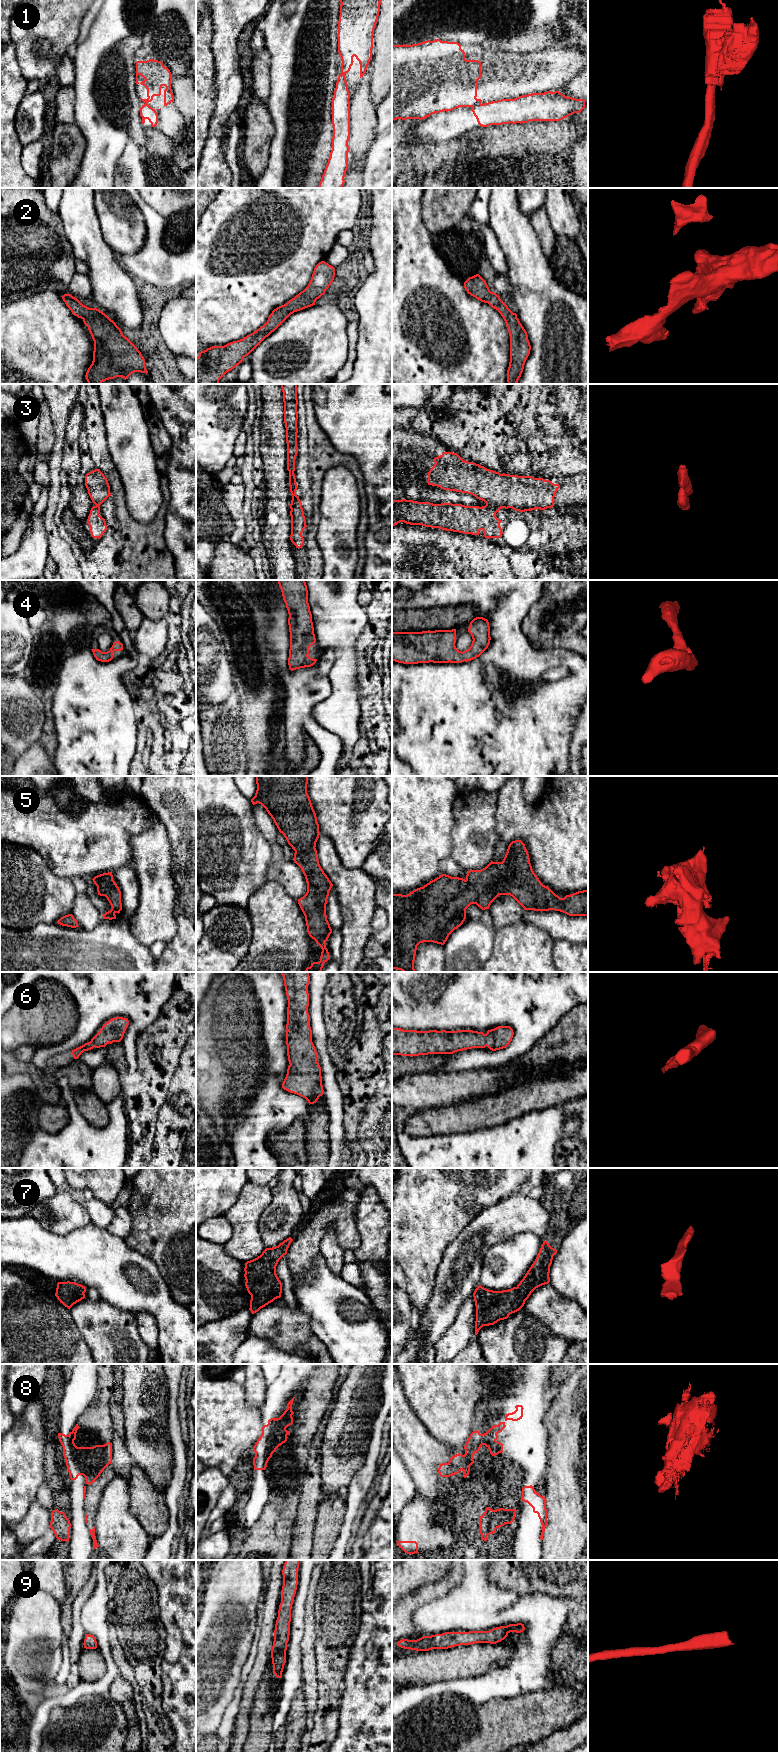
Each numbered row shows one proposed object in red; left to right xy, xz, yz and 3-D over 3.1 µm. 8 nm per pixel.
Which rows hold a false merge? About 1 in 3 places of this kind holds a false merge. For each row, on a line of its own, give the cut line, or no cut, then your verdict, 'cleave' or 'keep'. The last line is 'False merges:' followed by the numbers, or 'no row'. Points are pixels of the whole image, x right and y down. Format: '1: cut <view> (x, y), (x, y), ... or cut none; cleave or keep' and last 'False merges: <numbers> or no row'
1: cut yz (480, 102), (472, 107); cleave
2: cut none; keep
3: cut yz (486, 504), (500, 508); cleave
4: cut none; keep
5: cut none; keep
6: cut none; keep
7: cut none; keep
8: cut xy (63, 1449), (66, 1449), (73, 1456), (74, 1462), (83, 1474); cleave
9: cut none; keep
False merges: 1, 3, 8

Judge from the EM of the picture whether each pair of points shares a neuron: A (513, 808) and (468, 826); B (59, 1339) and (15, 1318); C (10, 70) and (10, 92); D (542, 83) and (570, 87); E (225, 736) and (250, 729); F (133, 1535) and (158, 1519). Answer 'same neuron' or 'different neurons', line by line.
A: different neurons
B: same neuron
C: same neuron
D: different neurons
E: different neurons
F: different neurons

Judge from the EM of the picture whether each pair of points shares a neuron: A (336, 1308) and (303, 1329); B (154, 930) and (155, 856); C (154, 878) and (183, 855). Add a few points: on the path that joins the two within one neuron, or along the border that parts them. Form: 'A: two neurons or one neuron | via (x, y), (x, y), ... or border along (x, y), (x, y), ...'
A: two neurons | border along (297, 1306), (308, 1316), (310, 1328), (314, 1334)
B: one neuron | via (155, 912), (157, 874)
C: two neurons | border along (169, 841), (172, 857), (172, 878), (176, 887)

